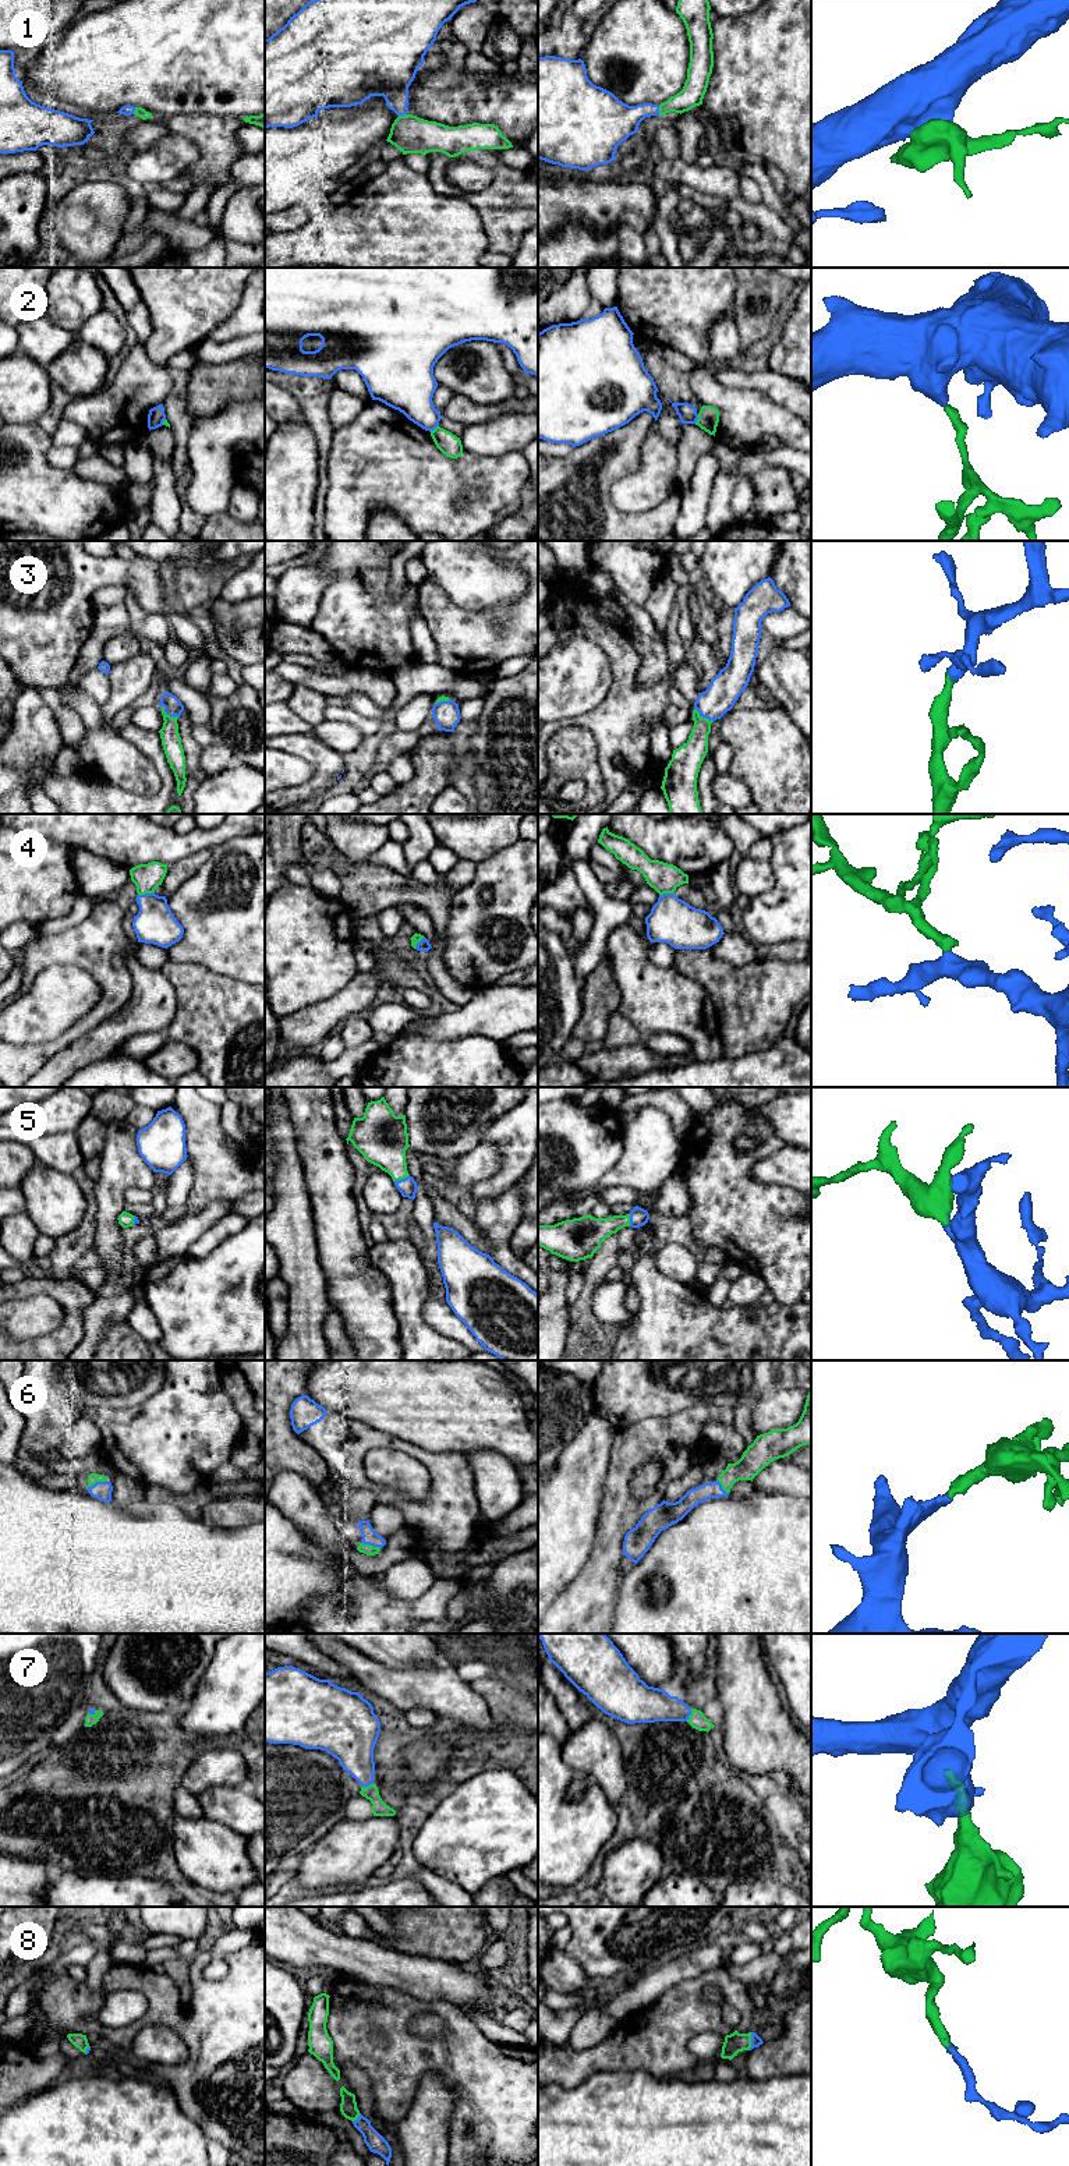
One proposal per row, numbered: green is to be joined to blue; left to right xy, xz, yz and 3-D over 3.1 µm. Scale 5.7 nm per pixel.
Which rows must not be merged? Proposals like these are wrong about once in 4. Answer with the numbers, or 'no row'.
2

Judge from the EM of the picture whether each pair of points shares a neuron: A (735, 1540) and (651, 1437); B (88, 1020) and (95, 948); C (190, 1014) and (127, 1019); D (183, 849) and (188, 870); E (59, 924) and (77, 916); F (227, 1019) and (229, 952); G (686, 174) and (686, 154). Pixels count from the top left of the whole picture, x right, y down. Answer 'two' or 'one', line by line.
A: two
B: one
C: two
D: two
E: one
F: two
G: two

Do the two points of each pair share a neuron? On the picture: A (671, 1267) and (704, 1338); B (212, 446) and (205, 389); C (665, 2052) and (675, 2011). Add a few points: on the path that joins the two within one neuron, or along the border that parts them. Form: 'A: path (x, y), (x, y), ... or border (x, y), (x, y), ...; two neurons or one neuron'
A: border (652, 1257), (657, 1267), (665, 1276), (693, 1287); two neurons
B: border (237, 400), (208, 416), (197, 416), (193, 421); two neurons
C: path (665, 2042), (665, 2028), (671, 2021); one neuron

